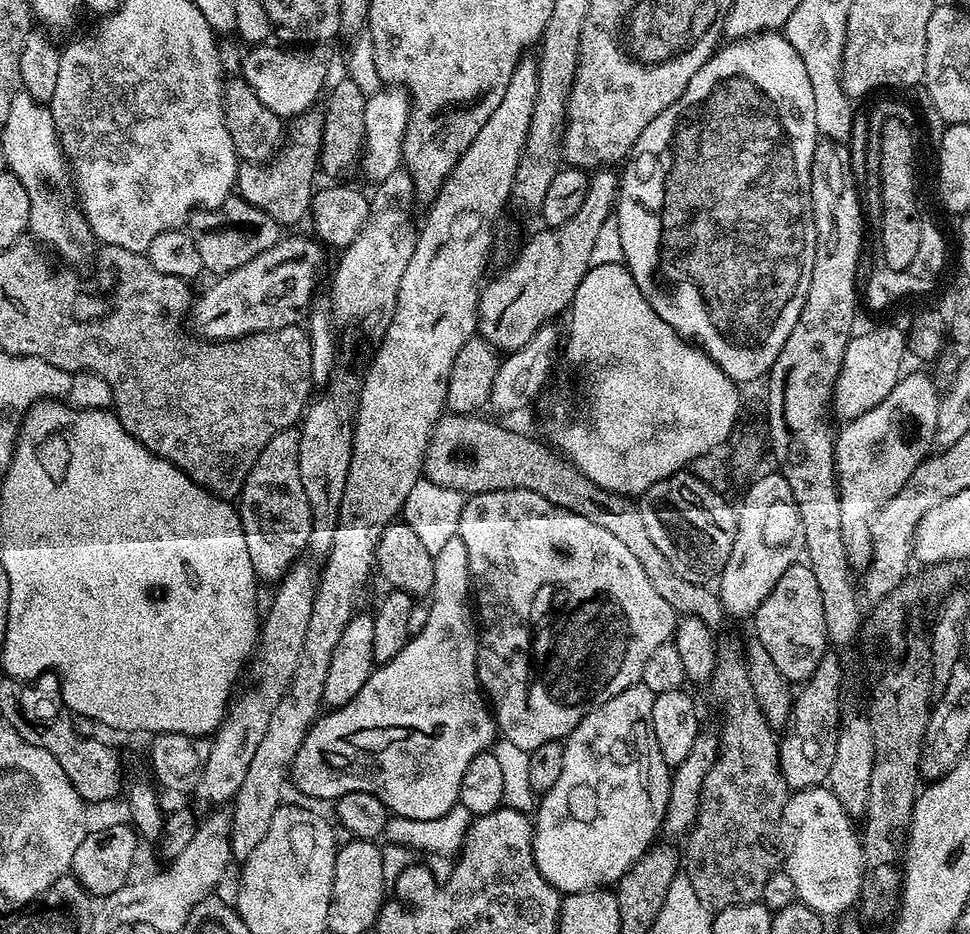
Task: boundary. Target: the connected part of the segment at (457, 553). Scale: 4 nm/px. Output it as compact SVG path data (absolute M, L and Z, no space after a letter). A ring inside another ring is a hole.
M457 534L450 538L450 542L442 547L438 554L432 557L434 562L434 586L430 593L430 603L428 604L428 617L426 618L426 630L415 633L409 639L408 645L399 652L393 660L387 664L381 664L373 671L372 677L358 690L358 694L350 703L344 704L341 708L334 708L325 711L317 719L312 728L306 734L298 754L292 760L290 769L291 783L296 783L296 788L304 796L309 796L312 800L328 800L335 802L342 794L351 792L365 792L374 794L374 798L381 800L389 813L415 820L433 820L442 818L451 808L457 807L460 799L460 787L462 786L462 774L466 774L466 766L474 762L478 754L489 751L493 747L494 741L498 736L498 729L489 705L482 695L480 682L476 678L476 650L477 641L474 639L474 628L468 625L468 608L470 612L470 577L468 574L468 559L466 558L466 542Z

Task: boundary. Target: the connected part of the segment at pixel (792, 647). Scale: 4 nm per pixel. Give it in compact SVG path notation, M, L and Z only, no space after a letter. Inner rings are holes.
M797 562L778 578L774 590L770 590L768 597L758 606L754 613L756 620L755 639L760 641L765 650L774 658L774 666L784 675L785 680L789 682L803 682L809 680L813 674L825 663L824 651L830 648L828 631L826 630L826 618L822 610L822 590L818 590L818 578L814 578L814 570L804 562Z

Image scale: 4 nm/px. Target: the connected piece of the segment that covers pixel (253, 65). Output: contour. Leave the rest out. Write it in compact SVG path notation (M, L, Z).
M265 42L247 49L248 57L244 60L244 72L242 78L254 90L254 94L261 96L262 106L270 110L274 115L281 118L291 118L300 116L313 107L312 104L325 91L328 80L328 67L331 66L332 60L328 57L329 45L324 42L317 42L311 46L280 46L284 48L275 48L272 42Z

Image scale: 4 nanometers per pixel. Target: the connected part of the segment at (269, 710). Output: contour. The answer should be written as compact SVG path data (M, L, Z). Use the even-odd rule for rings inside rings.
M304 563L293 564L284 573L284 579L275 585L276 593L272 596L272 605L268 612L266 608L266 615L258 632L258 655L255 660L257 659L256 672L260 675L260 681L249 692L242 693L229 708L227 705L211 737L212 749L209 752L207 750L203 757L203 768L194 796L204 804L212 804L208 806L224 806L236 799L238 790L246 779L246 769L250 767L250 761L254 759L254 753L262 742L262 734L266 734L270 714L274 714L274 706L278 706L282 694L286 694L294 678L294 670L298 670L298 658L302 658L304 653L306 626L310 626L312 599L316 596L318 583L317 569Z

